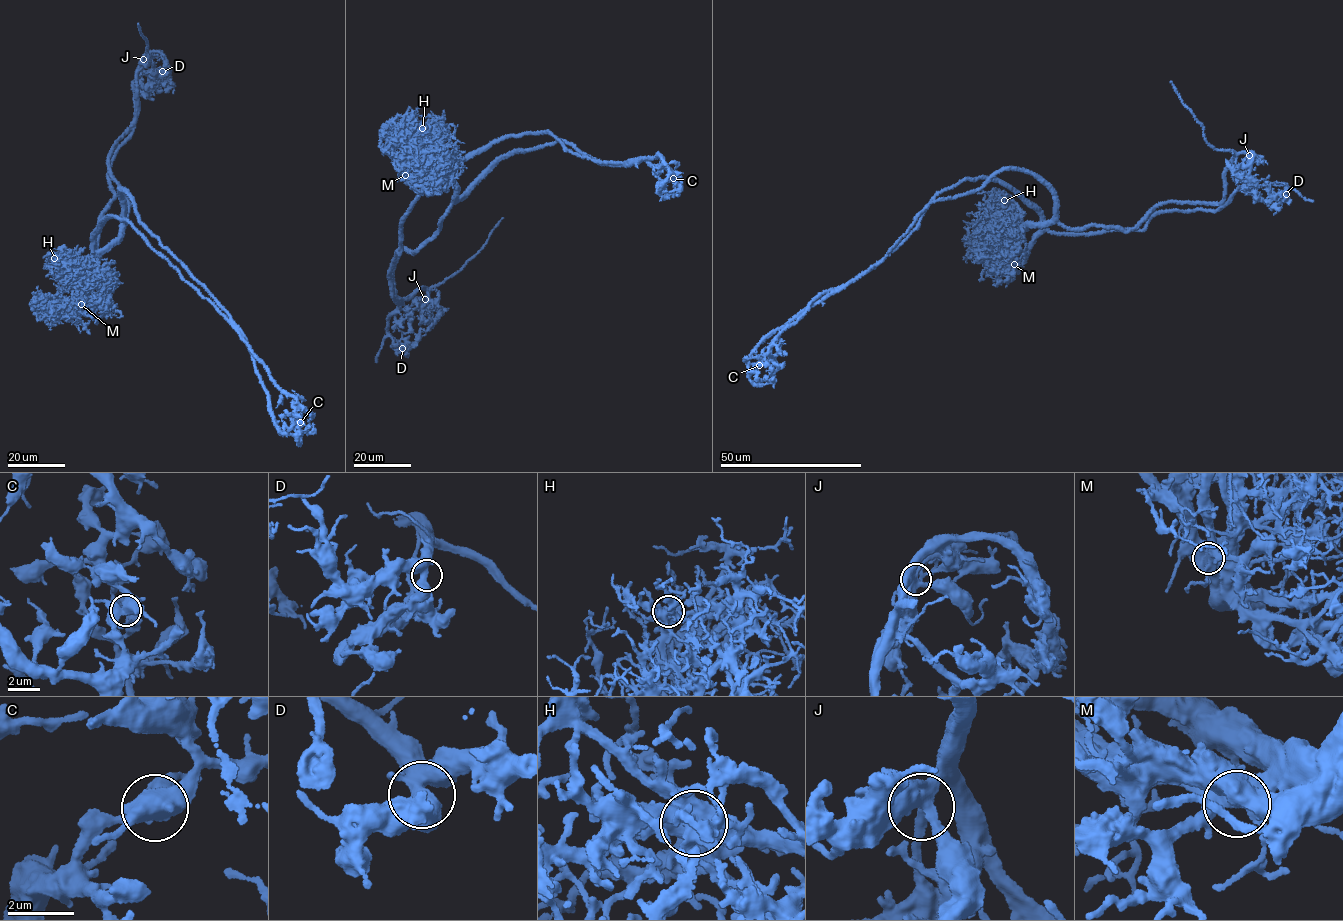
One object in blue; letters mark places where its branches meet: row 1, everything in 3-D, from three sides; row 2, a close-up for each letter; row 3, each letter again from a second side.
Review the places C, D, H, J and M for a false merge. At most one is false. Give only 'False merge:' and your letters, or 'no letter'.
False merge: C

